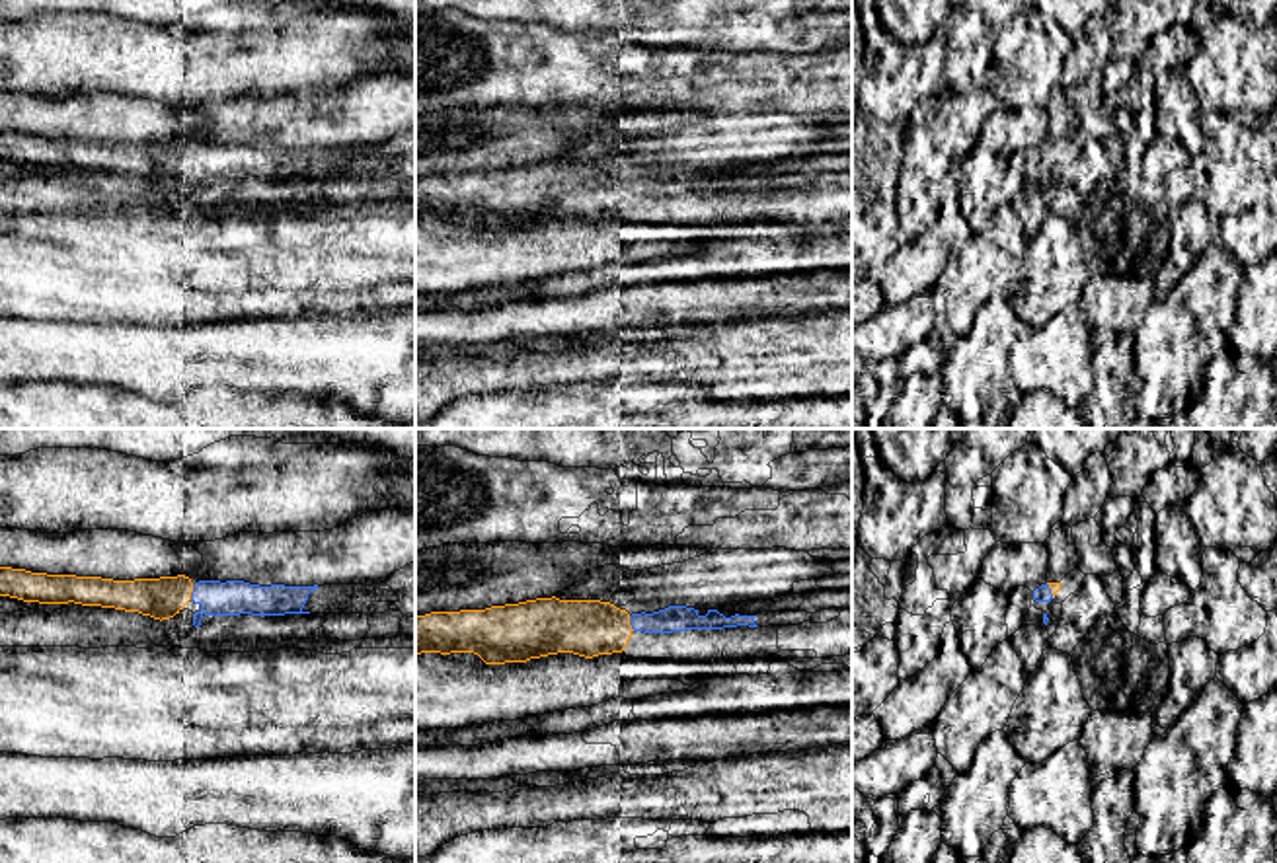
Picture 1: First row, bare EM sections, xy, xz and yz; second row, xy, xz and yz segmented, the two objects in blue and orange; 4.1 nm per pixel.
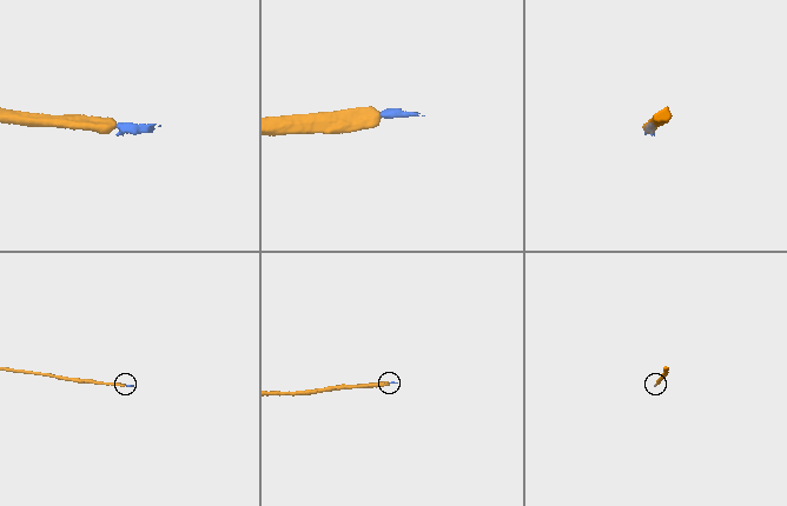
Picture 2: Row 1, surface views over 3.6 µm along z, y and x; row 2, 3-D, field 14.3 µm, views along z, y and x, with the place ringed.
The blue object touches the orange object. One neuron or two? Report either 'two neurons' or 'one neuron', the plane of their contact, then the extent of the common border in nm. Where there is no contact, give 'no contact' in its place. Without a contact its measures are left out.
one neuron; meets blue in xy; contact 70 nm long

